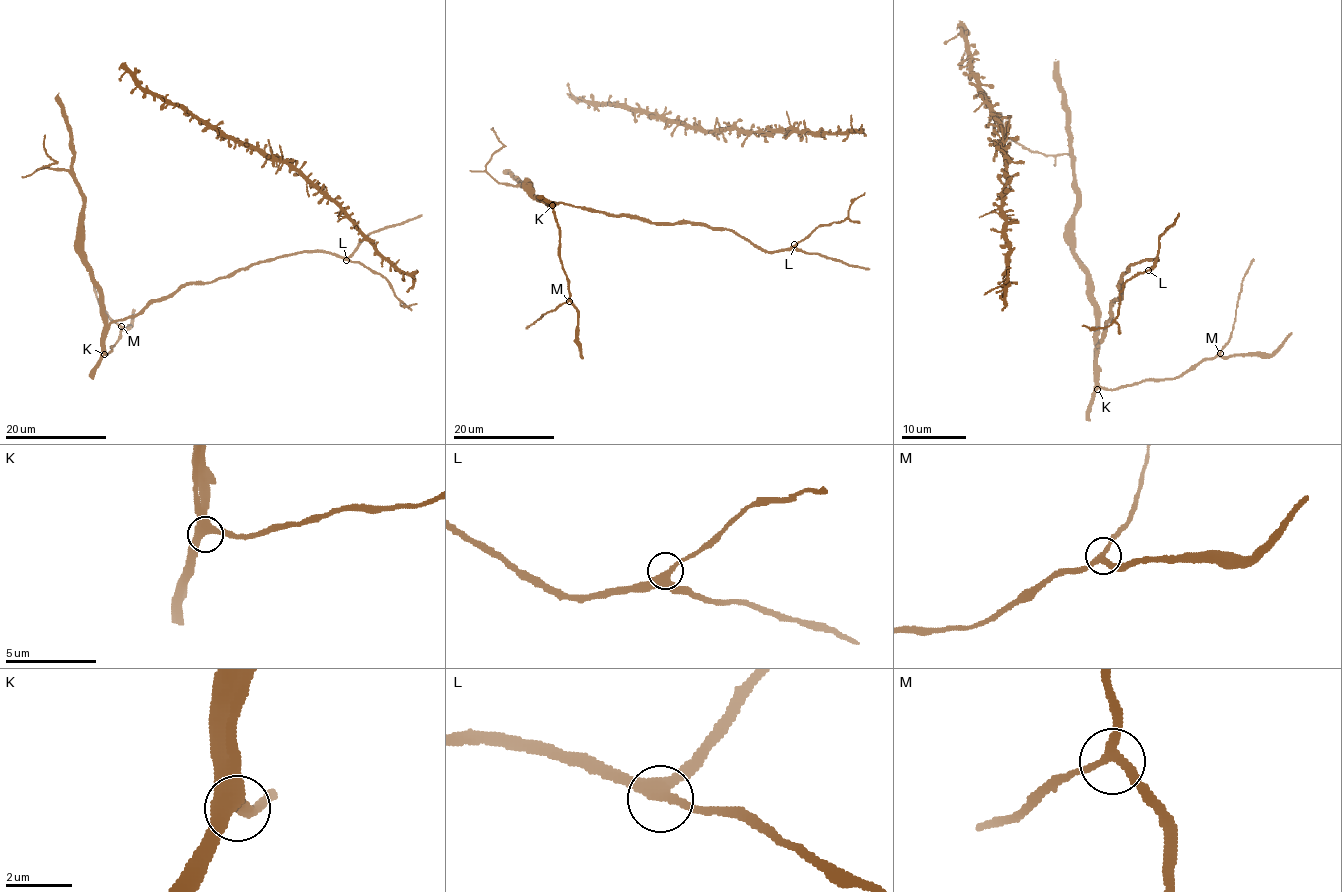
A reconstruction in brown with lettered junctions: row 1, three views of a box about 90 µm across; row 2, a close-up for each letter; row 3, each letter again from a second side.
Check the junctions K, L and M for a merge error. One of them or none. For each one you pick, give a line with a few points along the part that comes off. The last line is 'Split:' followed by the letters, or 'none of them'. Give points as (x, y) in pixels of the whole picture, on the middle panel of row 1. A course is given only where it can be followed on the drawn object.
Split: none of them

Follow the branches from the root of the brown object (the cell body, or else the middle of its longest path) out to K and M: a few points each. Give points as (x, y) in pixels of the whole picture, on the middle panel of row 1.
K: (802, 240), (789, 248), (767, 252), (725, 229), (694, 222), (654, 224), (572, 205), (552, 205)
M: (802, 240), (767, 252), (725, 229), (694, 222), (654, 224), (552, 203), (569, 301)

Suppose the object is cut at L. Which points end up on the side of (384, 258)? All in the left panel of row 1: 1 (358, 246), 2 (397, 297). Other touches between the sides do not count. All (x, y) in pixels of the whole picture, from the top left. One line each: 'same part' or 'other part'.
1: same part
2: other part

